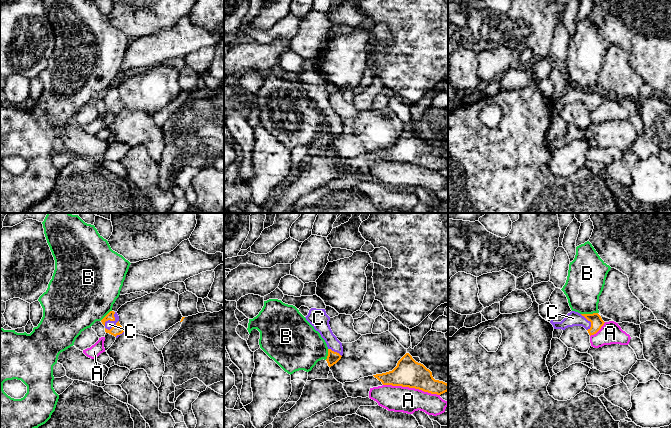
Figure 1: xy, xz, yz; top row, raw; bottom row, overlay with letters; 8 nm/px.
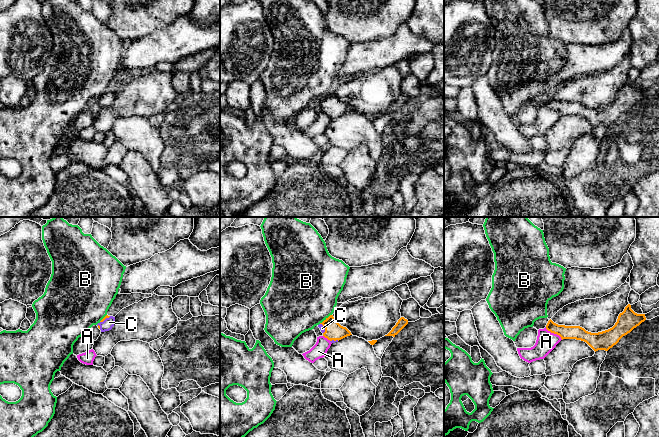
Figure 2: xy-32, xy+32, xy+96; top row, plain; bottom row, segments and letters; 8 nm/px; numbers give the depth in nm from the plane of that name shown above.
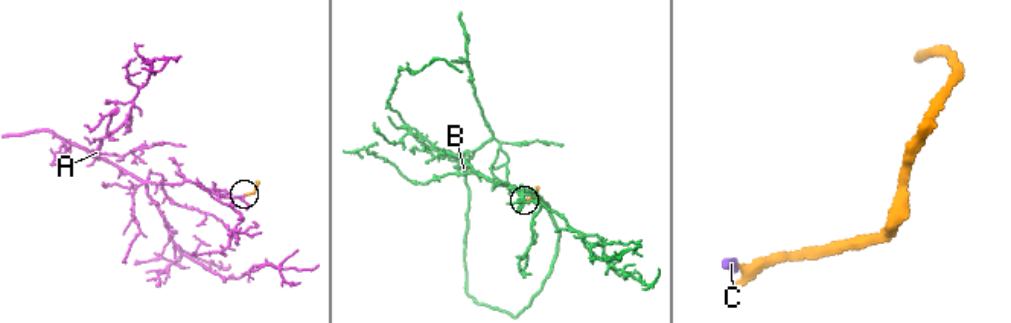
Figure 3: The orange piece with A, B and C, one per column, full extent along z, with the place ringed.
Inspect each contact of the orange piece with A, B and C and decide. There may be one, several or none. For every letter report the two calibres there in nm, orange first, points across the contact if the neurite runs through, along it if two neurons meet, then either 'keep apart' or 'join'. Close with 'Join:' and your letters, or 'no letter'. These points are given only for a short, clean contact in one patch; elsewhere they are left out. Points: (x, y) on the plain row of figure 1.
A: calibres 220 and 200 nm; keep apart
B: calibres 100 and 300 nm; border yz (597, 88), (581, 90); keep apart
C: calibres 60 and 70 nm; way xy (110, 92), (111, 96), (109, 100); join
Join: C

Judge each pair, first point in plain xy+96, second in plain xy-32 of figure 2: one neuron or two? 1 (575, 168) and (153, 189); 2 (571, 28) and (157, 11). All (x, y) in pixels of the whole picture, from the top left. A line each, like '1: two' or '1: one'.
1: one
2: one

